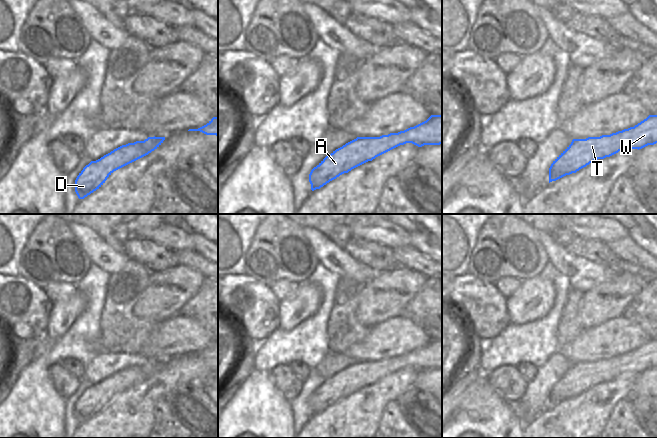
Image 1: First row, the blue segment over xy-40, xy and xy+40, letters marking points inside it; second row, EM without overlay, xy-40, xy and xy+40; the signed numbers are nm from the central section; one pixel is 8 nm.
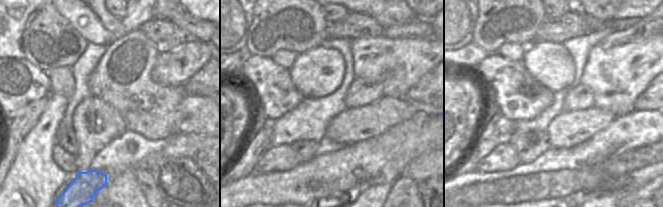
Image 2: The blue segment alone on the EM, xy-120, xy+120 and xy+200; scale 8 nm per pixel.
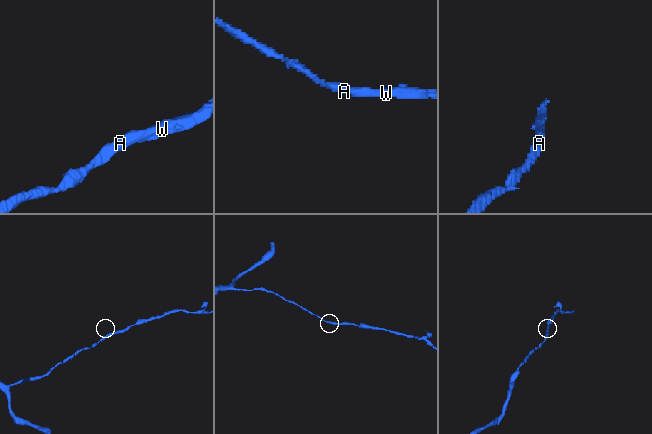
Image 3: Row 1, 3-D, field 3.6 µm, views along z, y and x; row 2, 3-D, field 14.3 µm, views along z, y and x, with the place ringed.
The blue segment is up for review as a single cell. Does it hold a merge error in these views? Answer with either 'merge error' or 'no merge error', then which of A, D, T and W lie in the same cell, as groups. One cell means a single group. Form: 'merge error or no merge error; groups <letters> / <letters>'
no merge error; groups A D T W

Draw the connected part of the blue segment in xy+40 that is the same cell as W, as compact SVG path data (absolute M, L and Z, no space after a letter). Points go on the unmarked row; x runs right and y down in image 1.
M657 339L628 353L586 363L573 363L549 392L549 407L576 397L590 387L610 381L622 373L642 373L657 367Z

